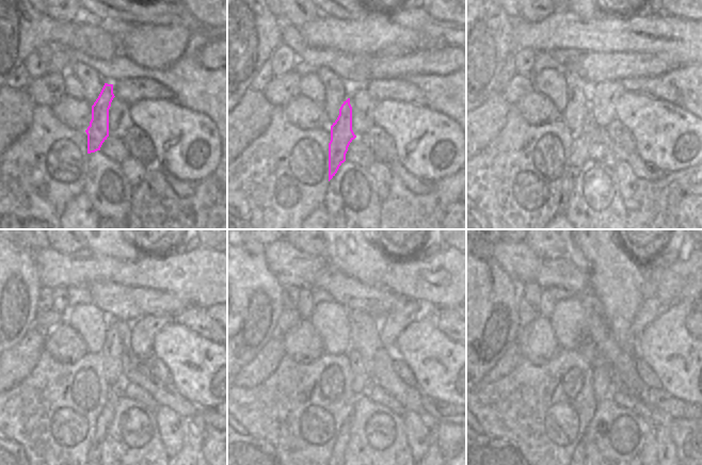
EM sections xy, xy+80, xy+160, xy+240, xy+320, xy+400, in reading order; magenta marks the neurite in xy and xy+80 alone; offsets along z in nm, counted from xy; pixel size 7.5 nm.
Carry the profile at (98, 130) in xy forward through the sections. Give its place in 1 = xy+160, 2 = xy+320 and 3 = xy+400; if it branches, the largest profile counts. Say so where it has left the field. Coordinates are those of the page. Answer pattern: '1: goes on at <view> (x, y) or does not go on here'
1: goes on at xy+160 (579, 154)
2: goes on at xy+320 (341, 442)
3: goes on at xy+400 (580, 446)

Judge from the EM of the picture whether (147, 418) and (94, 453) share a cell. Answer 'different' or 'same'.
different

